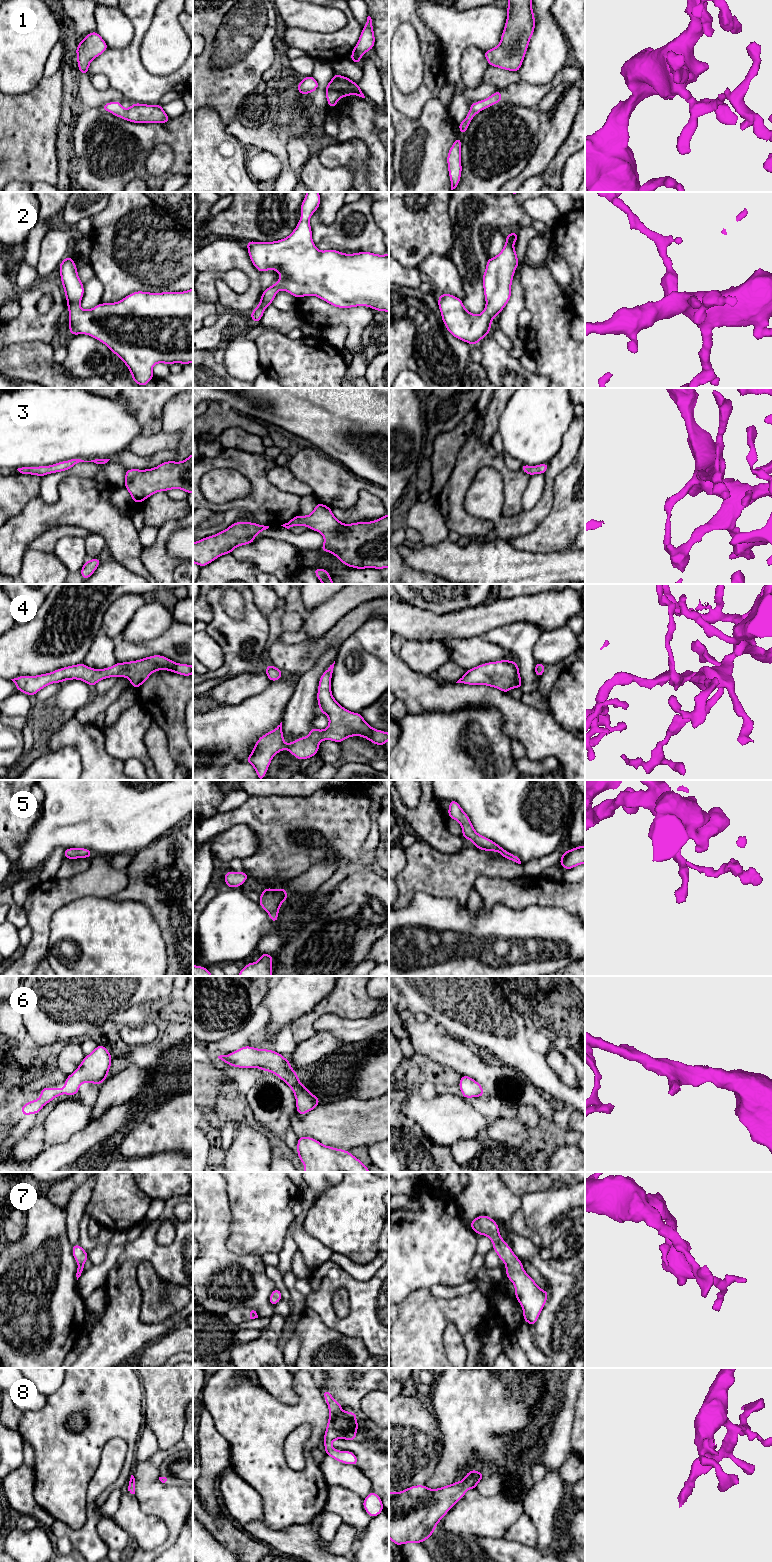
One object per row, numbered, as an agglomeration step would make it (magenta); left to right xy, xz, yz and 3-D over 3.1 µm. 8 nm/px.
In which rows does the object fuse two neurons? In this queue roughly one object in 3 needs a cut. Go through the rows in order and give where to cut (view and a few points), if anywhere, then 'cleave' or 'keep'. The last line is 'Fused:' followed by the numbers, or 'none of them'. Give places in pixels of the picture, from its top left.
1: cut none; keep
2: cut none; keep
3: cut none; keep
4: cut none; keep
5: cut none; keep
6: cut none; keep
7: cut none; keep
8: cut none; keep
Fused: none of them

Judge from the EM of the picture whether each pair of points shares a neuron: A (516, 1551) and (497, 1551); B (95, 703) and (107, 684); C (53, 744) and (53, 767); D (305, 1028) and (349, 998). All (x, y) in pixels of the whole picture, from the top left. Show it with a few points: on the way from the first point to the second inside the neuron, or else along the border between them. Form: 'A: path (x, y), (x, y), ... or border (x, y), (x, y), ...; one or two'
A: path (511, 1551), (502, 1551); one
B: border (117, 678), (117, 681), (104, 693), (94, 693); two
C: border (77, 750), (72, 747), (61, 746), (49, 752); two
D: path (313, 1016), (322, 1007), (337, 1002); one

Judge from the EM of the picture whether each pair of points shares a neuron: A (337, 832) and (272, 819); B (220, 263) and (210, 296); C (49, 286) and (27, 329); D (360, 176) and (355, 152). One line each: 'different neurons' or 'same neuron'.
A: same neuron
B: different neurons
C: same neuron
D: same neuron

